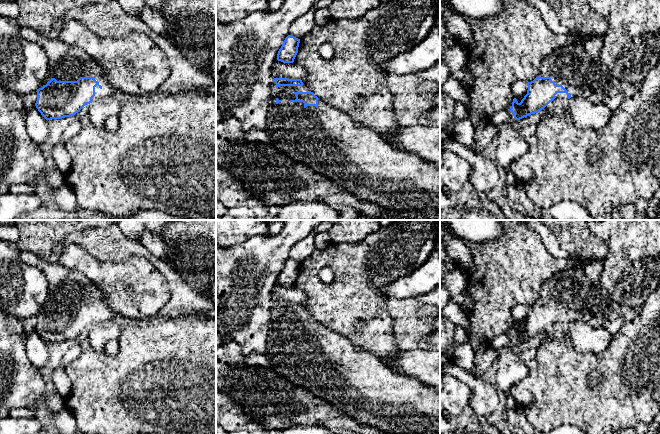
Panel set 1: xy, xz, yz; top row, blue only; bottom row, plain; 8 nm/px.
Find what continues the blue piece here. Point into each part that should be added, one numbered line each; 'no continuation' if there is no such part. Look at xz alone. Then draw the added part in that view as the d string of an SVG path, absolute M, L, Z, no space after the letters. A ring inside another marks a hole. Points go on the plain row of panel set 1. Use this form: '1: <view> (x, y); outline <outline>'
1: xz (326, 363); outline M271 307L271 321L265 355L272 367L293 384L305 388L315 396L342 410L362 425L376 427L387 434L440 434L440 391L418 380L395 373L384 361L355 345L346 336L318 323L318 331L304 331L295 326L295 316L309 316L302 310L279 310Z

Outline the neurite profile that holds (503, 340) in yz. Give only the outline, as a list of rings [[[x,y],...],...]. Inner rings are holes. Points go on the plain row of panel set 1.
[[[501,334],[492,338],[490,340],[490,344],[494,349],[500,350],[504,347],[511,345],[512,341],[513,337],[510,336],[509,334]]]

